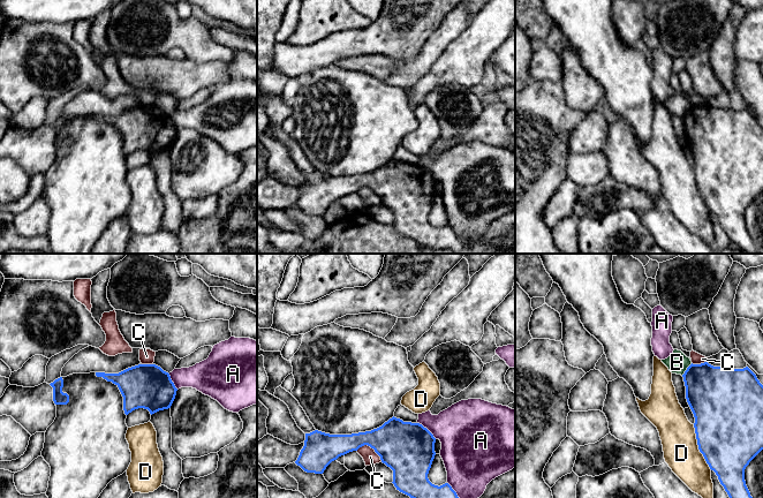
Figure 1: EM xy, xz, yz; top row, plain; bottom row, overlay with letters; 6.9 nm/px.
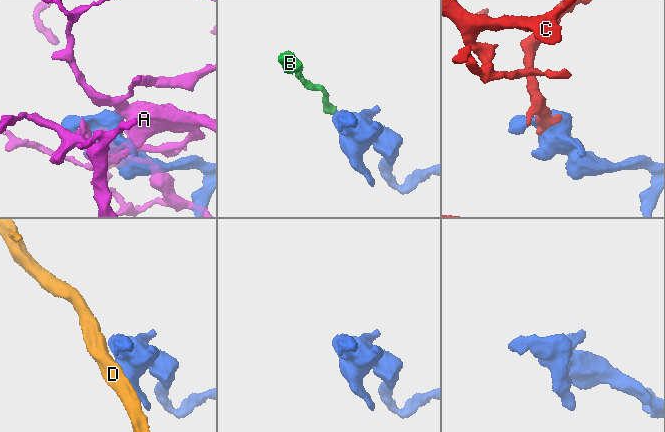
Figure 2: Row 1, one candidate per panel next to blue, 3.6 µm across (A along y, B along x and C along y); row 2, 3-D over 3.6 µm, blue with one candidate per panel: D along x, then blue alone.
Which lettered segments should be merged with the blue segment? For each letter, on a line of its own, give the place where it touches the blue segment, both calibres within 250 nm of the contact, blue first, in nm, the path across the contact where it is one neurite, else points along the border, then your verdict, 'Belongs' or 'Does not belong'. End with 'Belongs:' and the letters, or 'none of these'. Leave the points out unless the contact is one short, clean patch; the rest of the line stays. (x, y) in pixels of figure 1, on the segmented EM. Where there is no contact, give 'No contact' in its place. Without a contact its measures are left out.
A: Touches blue at xz (427, 429). Thickness 360 nm (blue) against 360 nm. Does not belong
B: Touches blue at yz (687, 369). Thickness 380 nm (blue) against 150 nm. Boundary: yz (692, 363), (681, 375). Does not belong
C: Touches blue at xz (371, 447). Thickness 360 nm (blue) against 100 nm. Does not belong
D: Touches blue at yz (699, 447). Thickness 480 nm (blue) against 240 nm. Does not belong
Belongs: none of these

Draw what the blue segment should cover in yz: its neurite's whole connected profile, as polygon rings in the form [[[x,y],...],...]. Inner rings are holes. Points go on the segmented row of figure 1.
[[[690,364],[682,375],[686,399],[695,417],[700,452],[716,473],[730,498],[753,498],[746,485],[745,469],[763,450],[763,385],[748,368]]]

